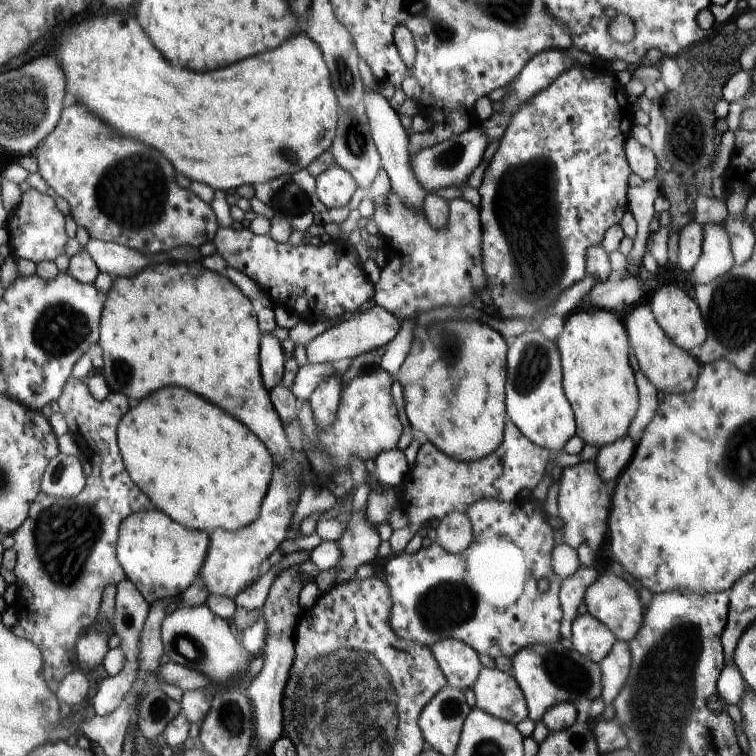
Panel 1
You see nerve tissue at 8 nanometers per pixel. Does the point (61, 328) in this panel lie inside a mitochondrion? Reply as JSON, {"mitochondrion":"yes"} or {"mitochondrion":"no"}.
{"mitochondrion":"yes"}

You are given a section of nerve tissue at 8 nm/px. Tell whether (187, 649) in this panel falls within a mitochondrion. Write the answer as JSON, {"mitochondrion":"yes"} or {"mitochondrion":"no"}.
{"mitochondrion":"yes"}

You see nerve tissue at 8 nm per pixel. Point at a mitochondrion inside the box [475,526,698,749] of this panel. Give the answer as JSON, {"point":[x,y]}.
{"point":[569,675]}

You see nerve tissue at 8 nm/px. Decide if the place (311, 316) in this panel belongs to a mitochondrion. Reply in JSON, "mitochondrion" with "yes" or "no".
{"mitochondrion":"no"}

